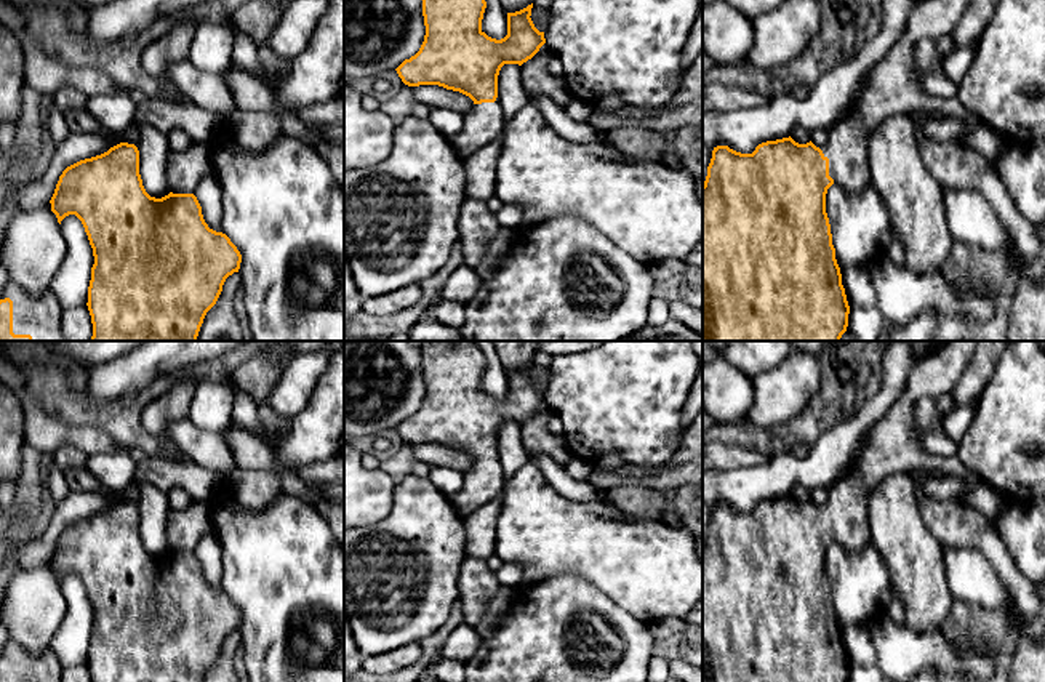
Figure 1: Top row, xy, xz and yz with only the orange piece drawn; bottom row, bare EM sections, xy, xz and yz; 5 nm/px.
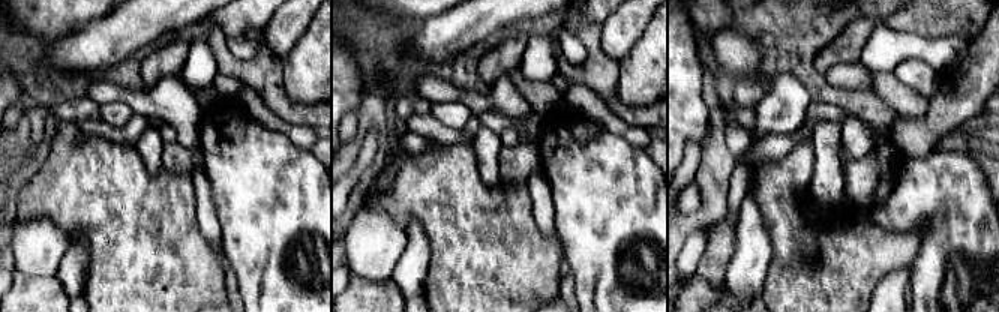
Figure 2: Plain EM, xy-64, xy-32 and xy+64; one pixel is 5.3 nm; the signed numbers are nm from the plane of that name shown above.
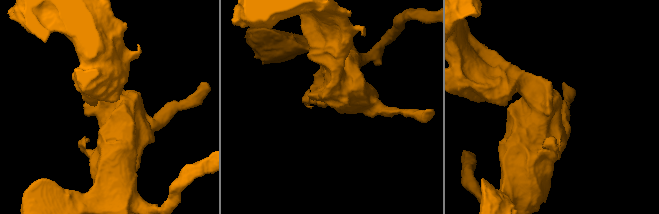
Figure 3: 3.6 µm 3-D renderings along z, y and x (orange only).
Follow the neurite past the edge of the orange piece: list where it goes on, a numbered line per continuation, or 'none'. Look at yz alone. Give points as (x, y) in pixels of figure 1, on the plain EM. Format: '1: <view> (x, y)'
1: yz (892, 445)

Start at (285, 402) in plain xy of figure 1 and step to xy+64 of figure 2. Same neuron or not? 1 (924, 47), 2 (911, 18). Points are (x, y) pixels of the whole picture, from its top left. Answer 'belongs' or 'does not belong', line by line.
1: belongs
2: does not belong

